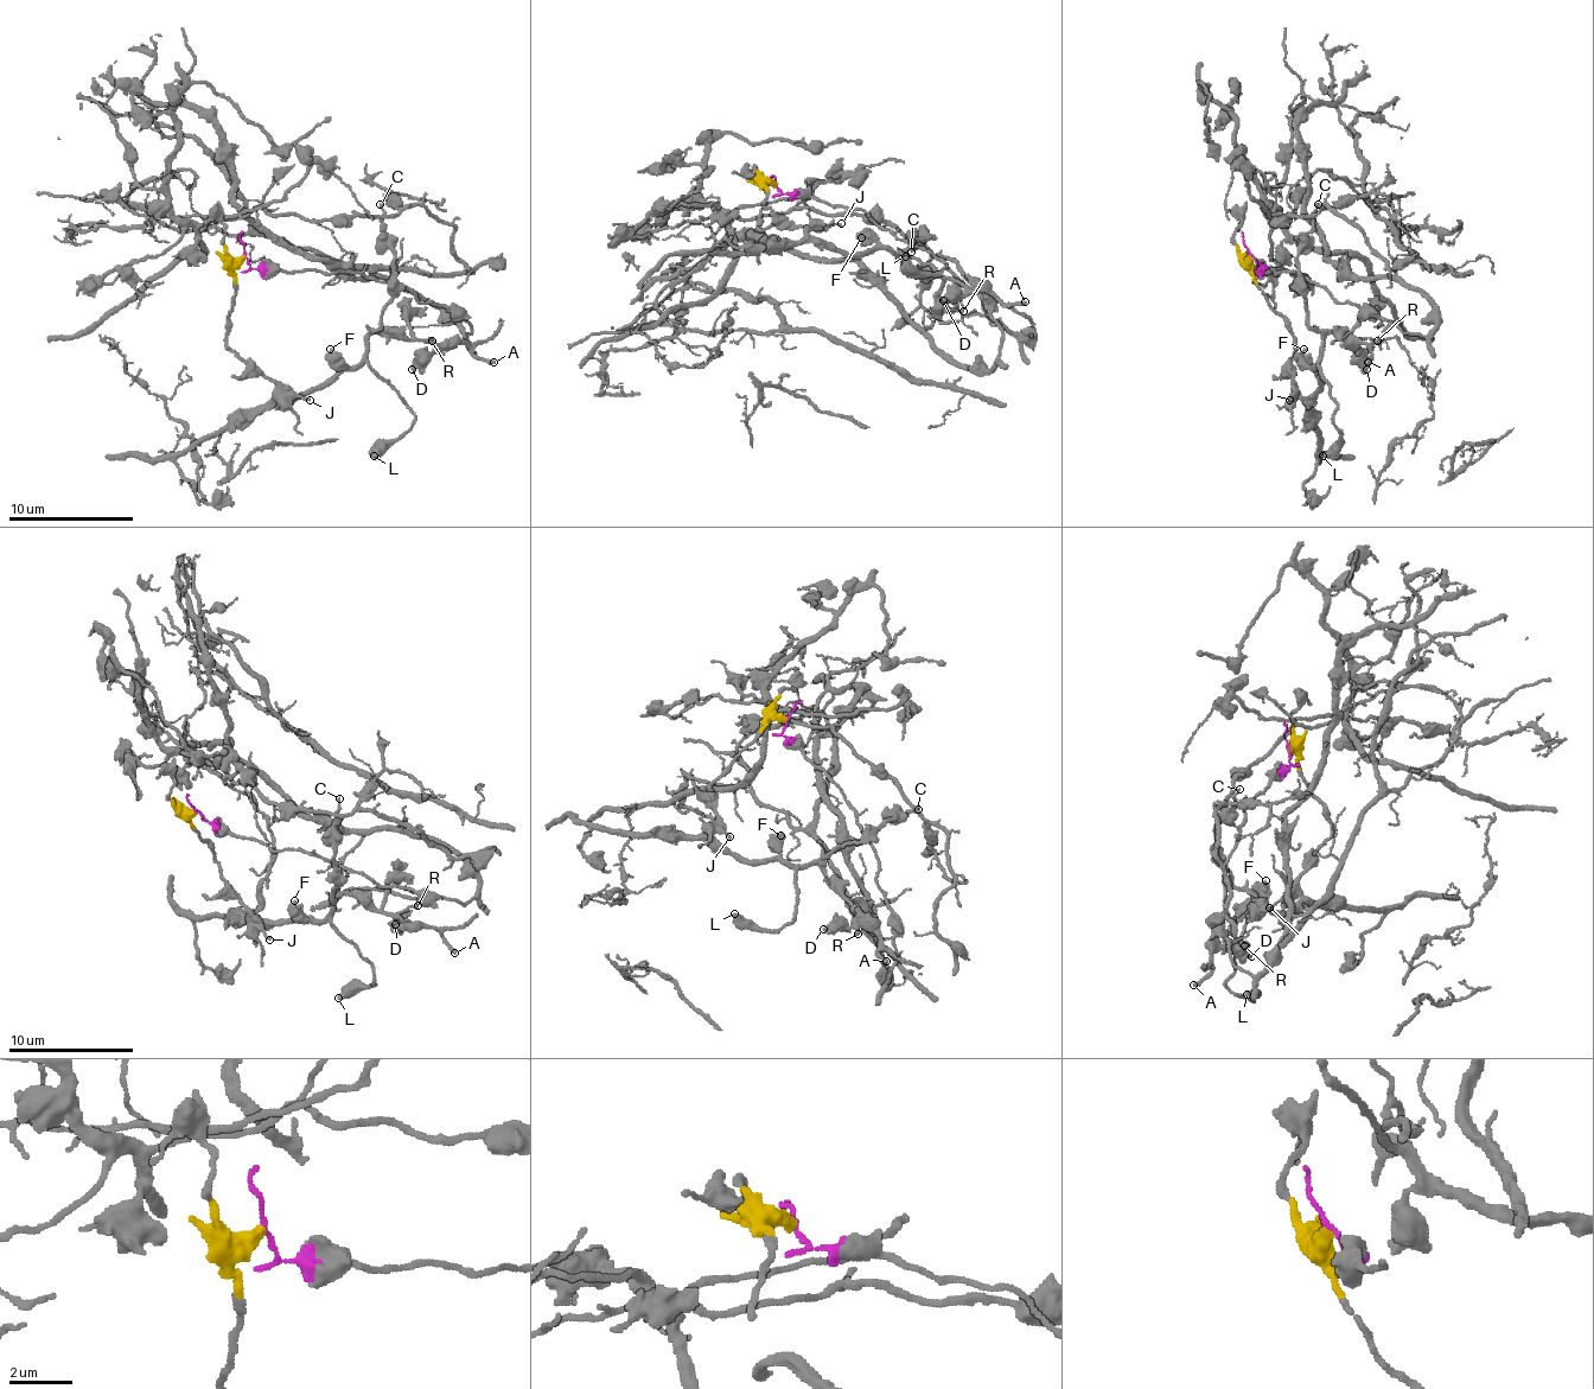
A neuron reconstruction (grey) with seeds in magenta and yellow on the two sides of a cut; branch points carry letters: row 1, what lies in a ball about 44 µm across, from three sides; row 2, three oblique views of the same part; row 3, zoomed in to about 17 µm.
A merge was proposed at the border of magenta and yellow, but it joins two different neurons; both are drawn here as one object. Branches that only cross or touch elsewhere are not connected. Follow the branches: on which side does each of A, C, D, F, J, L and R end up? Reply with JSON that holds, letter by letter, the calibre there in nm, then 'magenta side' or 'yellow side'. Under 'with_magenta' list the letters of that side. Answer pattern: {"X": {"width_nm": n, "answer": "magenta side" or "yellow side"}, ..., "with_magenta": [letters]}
{"A": {"width_nm": 240, "answer": "yellow side"}, "C": {"width_nm": 150, "answer": "yellow side"}, "D": {"width_nm": 480, "answer": "yellow side"}, "F": {"width_nm": 280, "answer": "yellow side"}, "J": {"width_nm": 140, "answer": "yellow side"}, "L": {"width_nm": 440, "answer": "yellow side"}, "R": {"width_nm": 150, "answer": "yellow side"}, "with_magenta": []}

